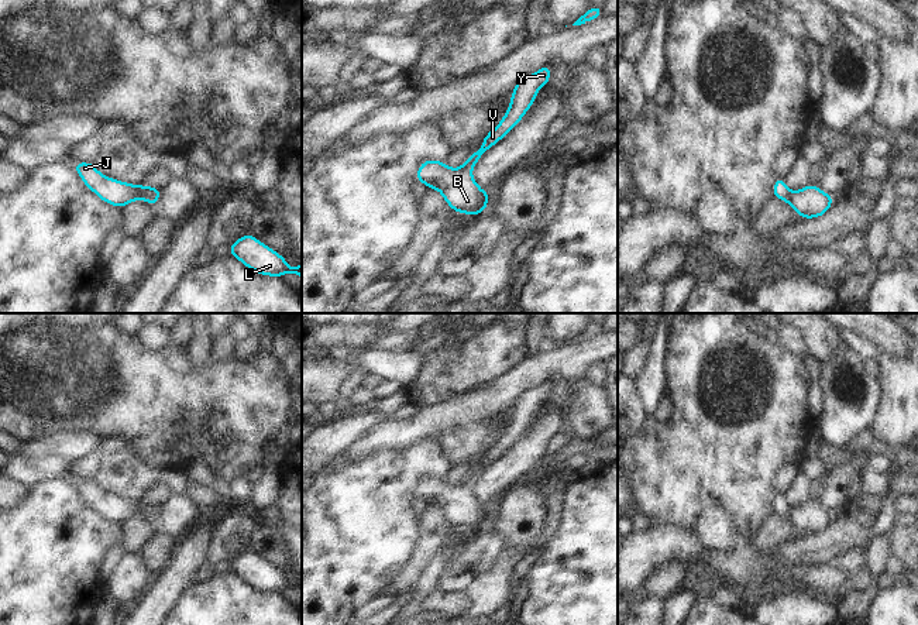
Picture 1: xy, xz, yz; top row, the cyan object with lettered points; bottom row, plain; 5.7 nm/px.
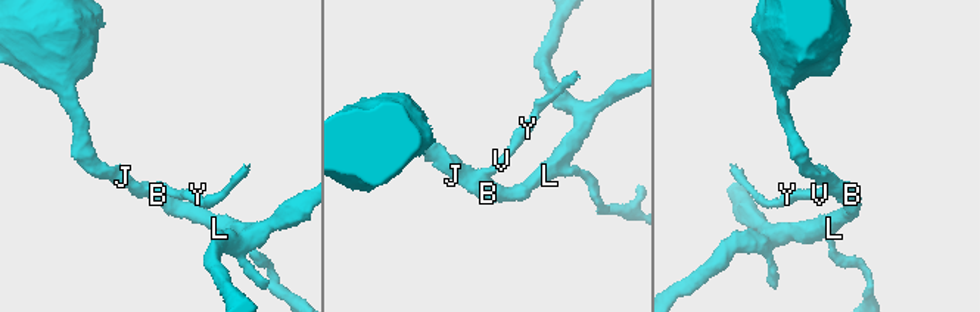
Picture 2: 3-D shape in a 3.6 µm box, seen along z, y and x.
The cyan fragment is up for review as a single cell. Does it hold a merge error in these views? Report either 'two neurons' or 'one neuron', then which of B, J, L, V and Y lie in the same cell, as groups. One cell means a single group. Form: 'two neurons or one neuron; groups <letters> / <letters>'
two neurons; groups B J L / V Y

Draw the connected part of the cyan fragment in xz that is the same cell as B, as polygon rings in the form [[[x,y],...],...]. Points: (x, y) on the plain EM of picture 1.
[[[426,475],[416,487],[416,495],[427,505],[437,505],[455,529],[481,530],[491,514],[474,497],[470,483],[450,484],[444,477]]]

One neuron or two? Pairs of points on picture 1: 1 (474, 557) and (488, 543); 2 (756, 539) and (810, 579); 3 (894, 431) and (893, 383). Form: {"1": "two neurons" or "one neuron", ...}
{"1": "one neuron", "2": "two neurons", "3": "one neuron"}

